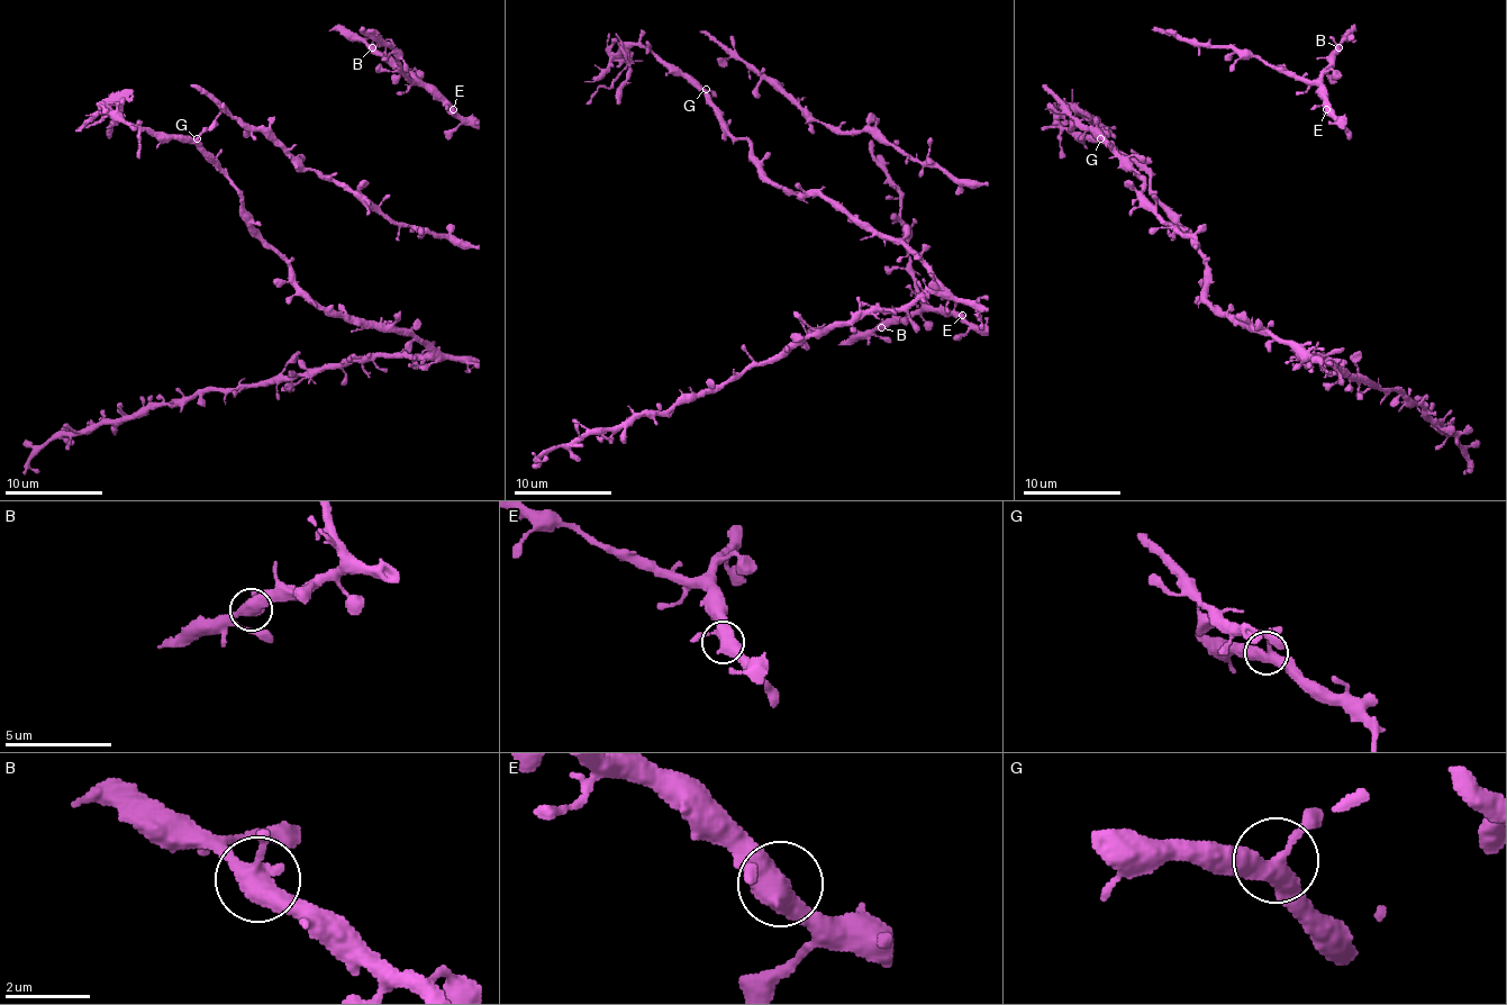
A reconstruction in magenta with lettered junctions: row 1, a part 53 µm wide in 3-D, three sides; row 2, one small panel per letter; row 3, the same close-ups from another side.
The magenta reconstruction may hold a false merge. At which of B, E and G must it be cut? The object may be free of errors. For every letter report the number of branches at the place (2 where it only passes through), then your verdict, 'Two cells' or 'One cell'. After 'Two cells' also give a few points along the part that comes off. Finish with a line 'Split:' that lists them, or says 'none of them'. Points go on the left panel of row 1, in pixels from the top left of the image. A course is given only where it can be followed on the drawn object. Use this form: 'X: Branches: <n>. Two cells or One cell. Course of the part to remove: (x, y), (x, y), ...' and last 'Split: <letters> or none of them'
B: Branches: 3. One cell
E: Branches: 3. One cell
G: Branches: 3. One cell
Split: none of them

